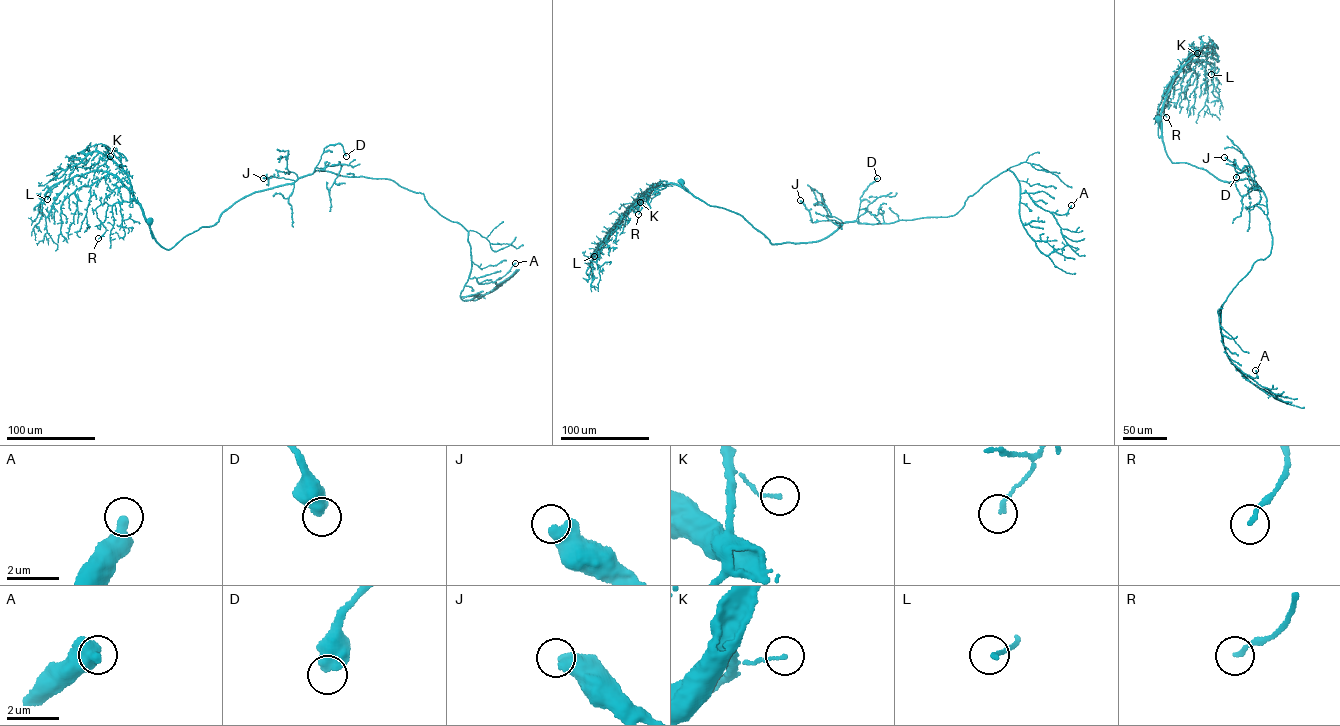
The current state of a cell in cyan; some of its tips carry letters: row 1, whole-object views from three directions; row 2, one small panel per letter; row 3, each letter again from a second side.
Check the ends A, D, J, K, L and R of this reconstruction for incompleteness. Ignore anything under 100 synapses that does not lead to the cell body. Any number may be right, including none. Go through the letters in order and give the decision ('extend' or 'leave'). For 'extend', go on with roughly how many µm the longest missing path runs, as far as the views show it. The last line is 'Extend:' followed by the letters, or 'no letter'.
A: leave
D: leave
J: leave
K: leave
L: leave
R: leave
Extend: no letter

